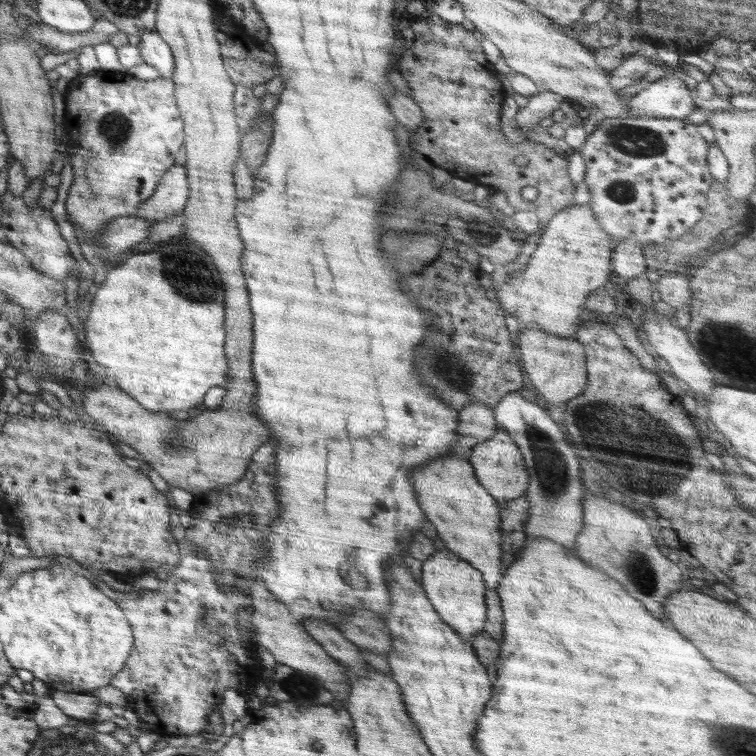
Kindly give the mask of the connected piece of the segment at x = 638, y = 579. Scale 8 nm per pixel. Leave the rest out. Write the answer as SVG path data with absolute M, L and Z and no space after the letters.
M587 491L581 505L583 529L576 535L577 556L588 566L598 567L620 582L632 598L648 608L652 616L664 620L660 606L667 596L680 590L682 574L674 562L658 552L659 544L656 546L656 542L660 541L654 535L652 527L644 521L638 510L628 510L622 504L606 500L602 495L594 496Z

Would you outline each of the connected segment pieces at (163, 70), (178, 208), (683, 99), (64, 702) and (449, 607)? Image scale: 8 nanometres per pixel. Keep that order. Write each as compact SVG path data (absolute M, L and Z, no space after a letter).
M143 30L139 36L137 47L143 62L154 66L162 74L160 78L172 80L175 58L170 45L155 30Z
M175 164L162 175L155 193L139 206L134 216L157 222L167 221L182 213L188 197L186 169Z
M667 70L666 77L648 84L644 90L634 94L629 100L627 109L632 117L650 116L654 118L683 119L696 108L692 95L694 84L681 72Z
M53 691L51 698L68 717L88 721L95 718L98 702L93 694Z
M449 550L432 554L432 558L428 558L424 562L422 584L440 618L448 626L452 626L463 639L472 642L477 632L484 631L487 617L487 604L485 603L487 588L483 581L483 574L476 567L470 566L468 562L456 558L454 555Z

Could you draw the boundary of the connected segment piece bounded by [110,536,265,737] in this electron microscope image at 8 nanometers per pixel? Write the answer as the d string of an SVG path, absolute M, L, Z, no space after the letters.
M177 538L180 561L176 568L167 572L166 581L161 581L158 590L144 590L138 599L126 600L120 604L133 632L133 649L110 686L118 688L127 696L127 706L134 710L150 731L162 737L179 734L194 735L204 730L209 718L220 705L226 689L236 689L246 694L251 692L254 679L261 679L265 669L258 656L257 645L252 640L242 641L238 631L238 618L234 612L222 612L210 608L202 594L216 594L218 583L211 572L216 570L208 558L206 548L198 546L187 538Z

